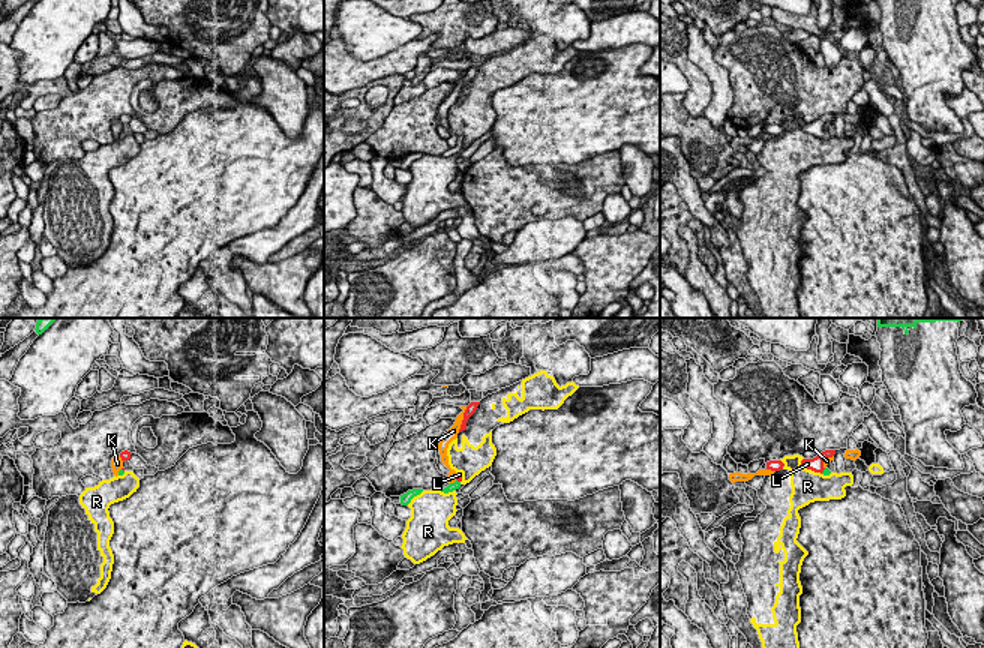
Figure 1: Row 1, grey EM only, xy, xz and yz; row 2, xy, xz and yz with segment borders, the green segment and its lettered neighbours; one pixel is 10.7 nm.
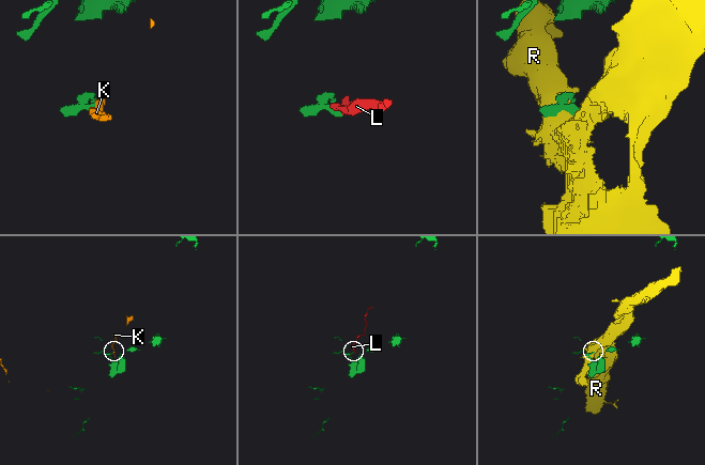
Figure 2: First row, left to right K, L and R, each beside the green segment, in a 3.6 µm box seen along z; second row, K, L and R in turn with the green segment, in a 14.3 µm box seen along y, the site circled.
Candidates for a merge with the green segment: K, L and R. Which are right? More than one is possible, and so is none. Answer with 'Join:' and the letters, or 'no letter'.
Join: L

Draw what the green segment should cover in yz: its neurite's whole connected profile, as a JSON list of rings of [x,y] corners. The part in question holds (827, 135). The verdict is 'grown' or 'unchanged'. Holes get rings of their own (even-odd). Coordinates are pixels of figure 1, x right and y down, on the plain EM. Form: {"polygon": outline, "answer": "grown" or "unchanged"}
{"polygon": [[[825,114],[822,116],[819,120],[813,122],[813,123],[802,123],[801,129],[807,134],[812,134],[814,136],[820,136],[824,140],[830,140],[831,135],[828,132],[824,130],[824,124],[826,122],[832,122],[836,118],[836,114]]], "answer": "grown"}

